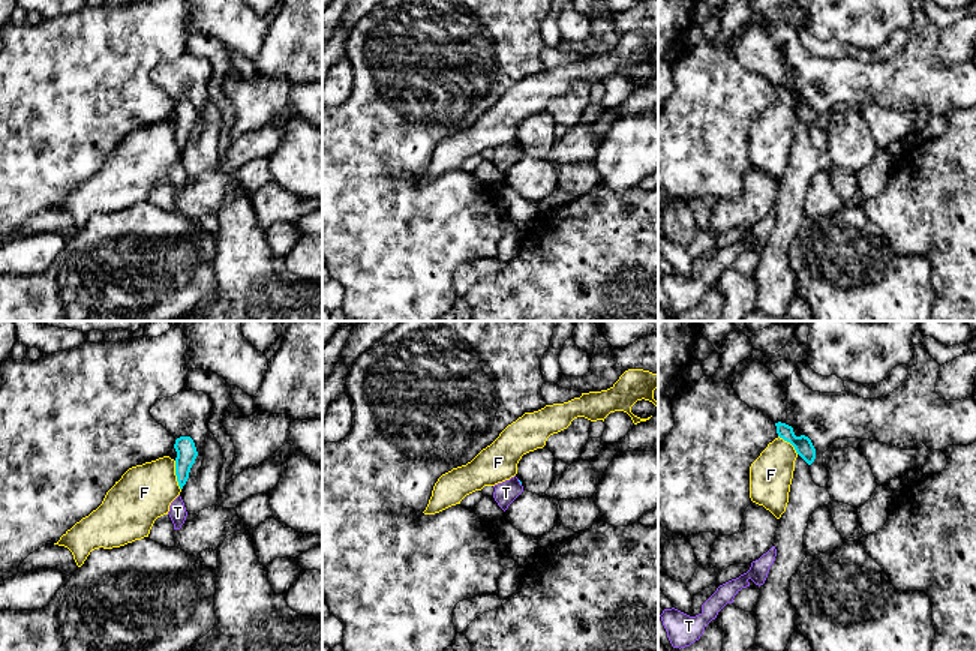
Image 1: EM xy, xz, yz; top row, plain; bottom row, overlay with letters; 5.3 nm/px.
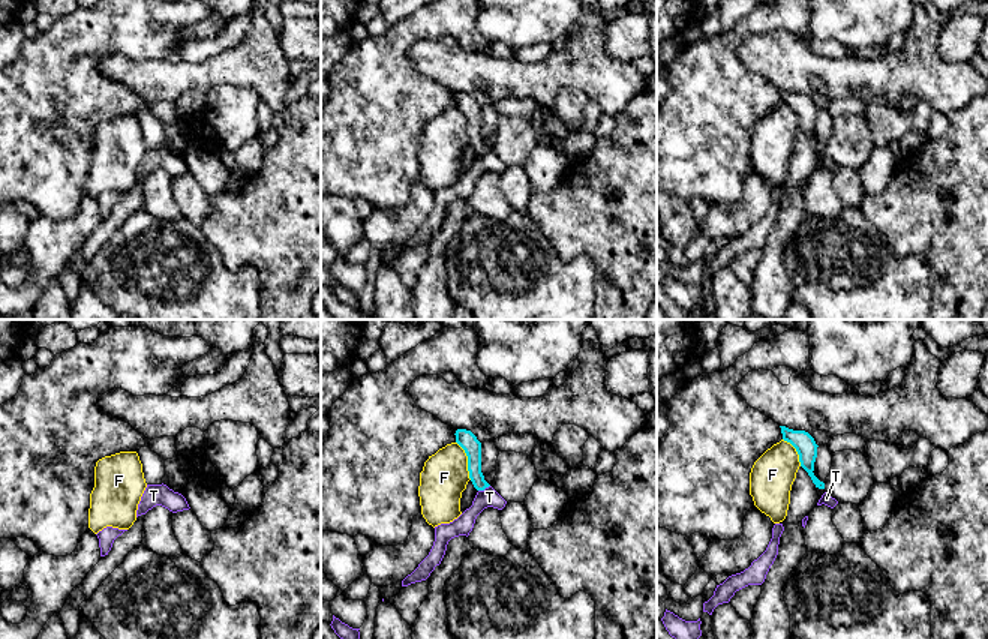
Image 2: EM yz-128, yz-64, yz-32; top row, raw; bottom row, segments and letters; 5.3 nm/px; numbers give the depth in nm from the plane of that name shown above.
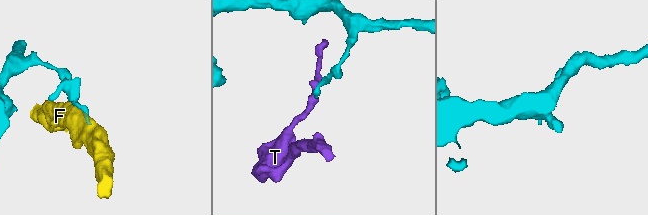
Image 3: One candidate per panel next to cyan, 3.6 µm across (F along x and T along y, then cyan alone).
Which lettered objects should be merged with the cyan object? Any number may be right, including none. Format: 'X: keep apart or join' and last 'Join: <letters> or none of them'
F: keep apart
T: keep apart
Join: none of them

